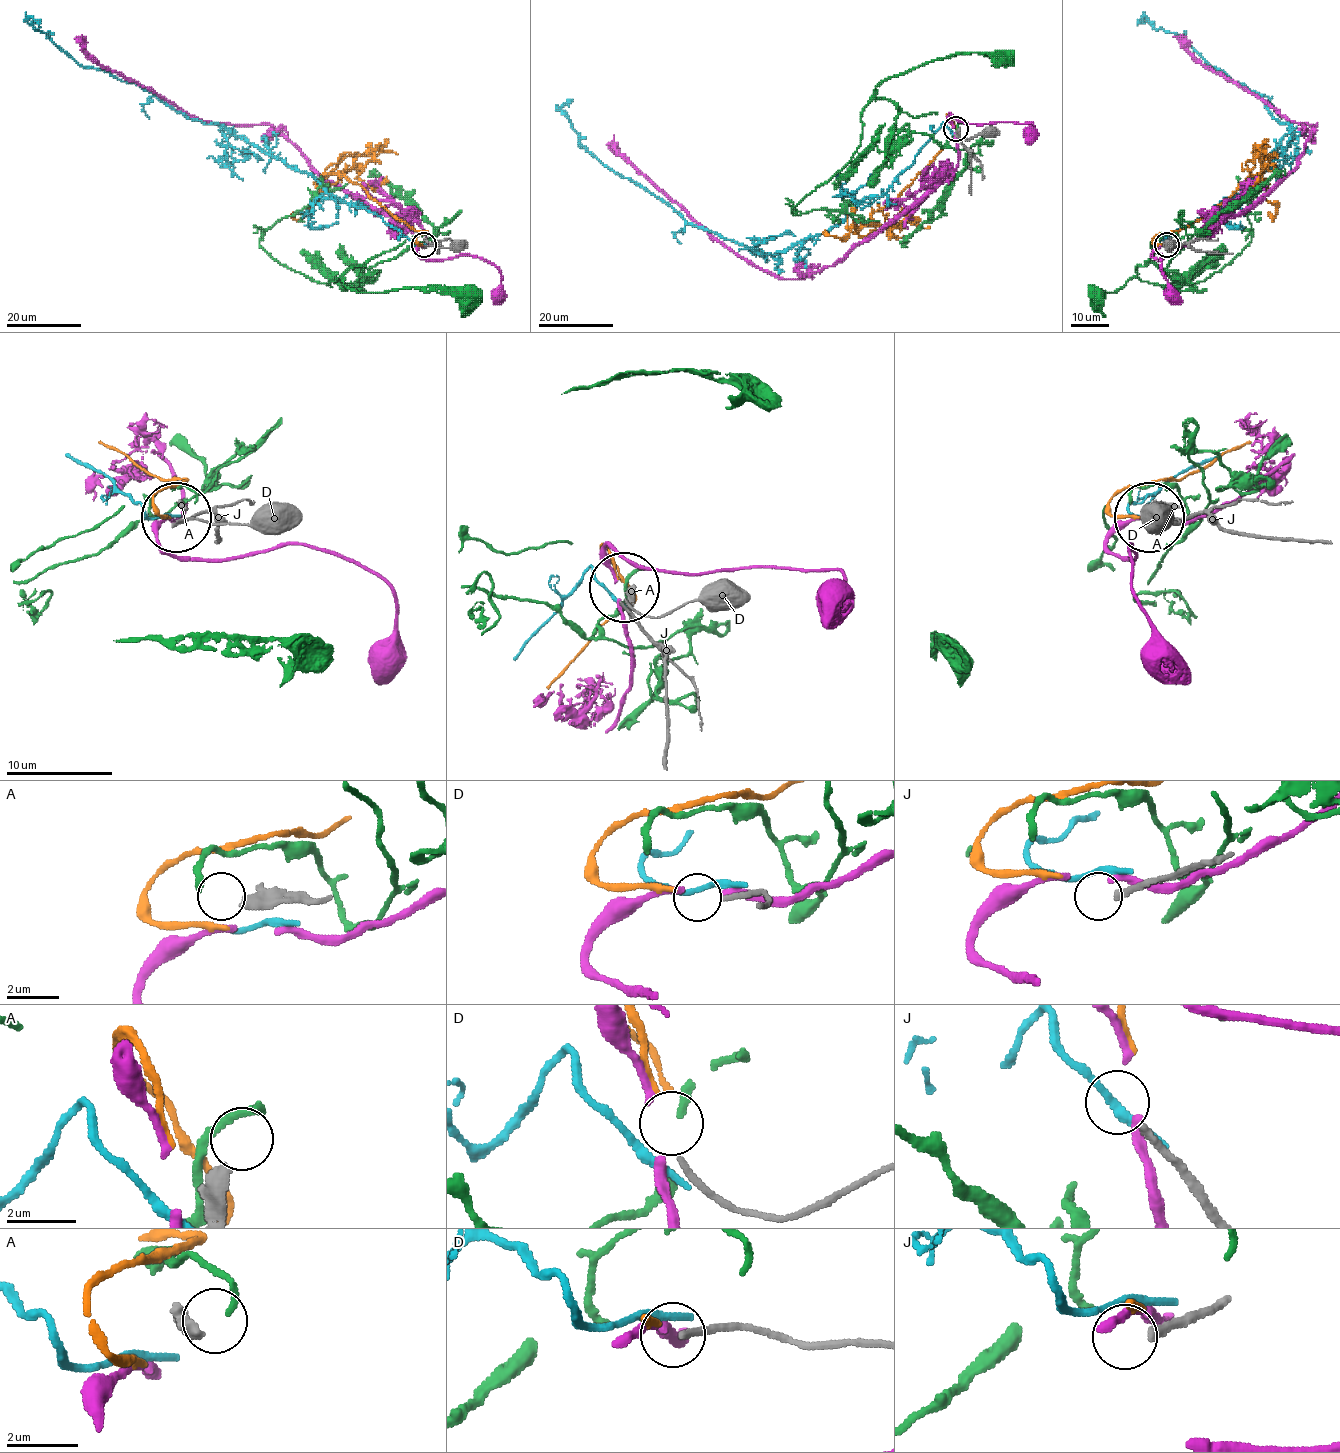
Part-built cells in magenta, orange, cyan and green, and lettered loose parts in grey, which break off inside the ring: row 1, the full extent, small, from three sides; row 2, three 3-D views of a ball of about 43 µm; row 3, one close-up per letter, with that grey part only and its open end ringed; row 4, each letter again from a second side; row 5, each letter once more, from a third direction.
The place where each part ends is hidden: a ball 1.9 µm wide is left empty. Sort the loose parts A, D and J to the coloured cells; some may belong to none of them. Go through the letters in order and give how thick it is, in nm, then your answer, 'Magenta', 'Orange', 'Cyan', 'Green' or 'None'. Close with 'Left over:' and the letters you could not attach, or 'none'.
A: Thickness 440 nm. Green
D: Thickness 190 nm. Orange
J: Thickness 240 nm. None
Left over: J

